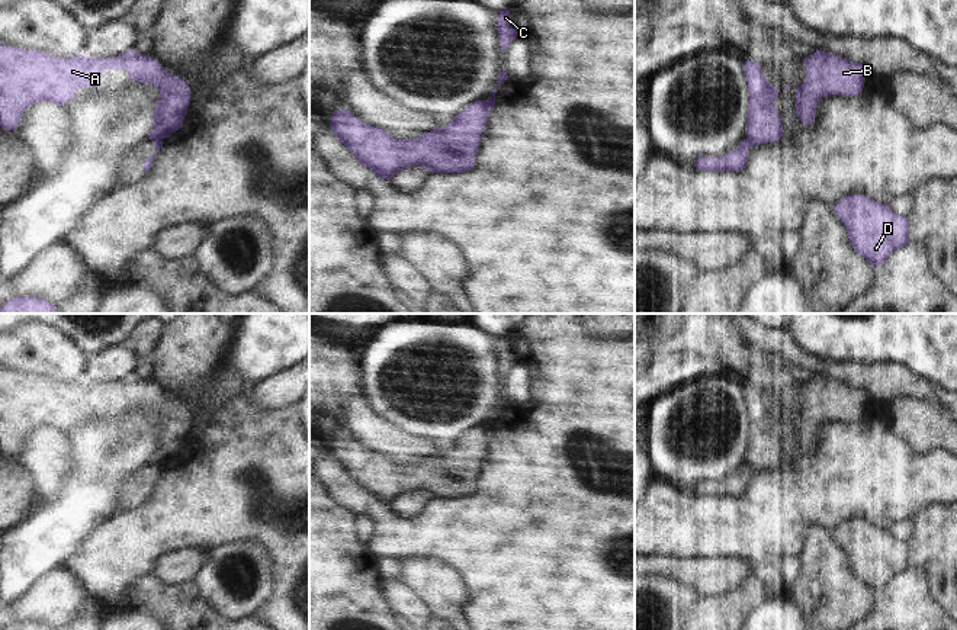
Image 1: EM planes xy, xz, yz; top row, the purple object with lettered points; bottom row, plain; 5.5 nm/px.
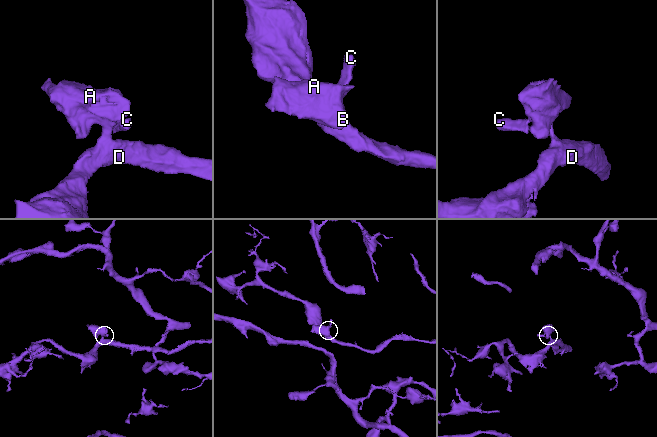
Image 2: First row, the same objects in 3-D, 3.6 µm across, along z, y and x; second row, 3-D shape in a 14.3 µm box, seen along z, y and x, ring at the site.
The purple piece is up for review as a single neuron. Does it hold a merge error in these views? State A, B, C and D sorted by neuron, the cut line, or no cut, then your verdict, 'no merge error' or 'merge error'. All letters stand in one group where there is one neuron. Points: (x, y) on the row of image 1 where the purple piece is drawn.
groups A B D / C; cut yz (747, 138), (752, 144); merge error

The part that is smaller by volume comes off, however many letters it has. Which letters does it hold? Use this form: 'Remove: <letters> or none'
Remove: C

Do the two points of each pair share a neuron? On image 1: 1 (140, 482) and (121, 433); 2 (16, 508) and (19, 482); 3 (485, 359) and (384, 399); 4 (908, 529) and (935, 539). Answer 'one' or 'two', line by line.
1: two
2: one
3: one
4: two

